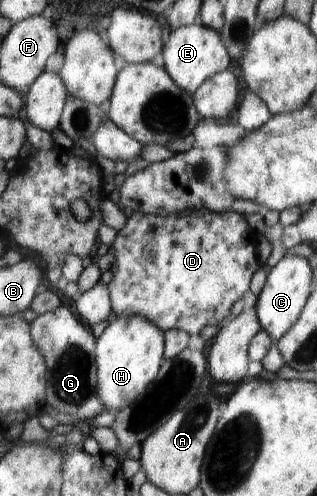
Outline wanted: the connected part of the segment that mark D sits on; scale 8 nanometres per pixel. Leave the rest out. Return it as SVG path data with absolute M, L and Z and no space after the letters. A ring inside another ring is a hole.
M193 209L184 215L145 215L130 213L126 228L116 235L113 279L109 284L113 309L118 317L140 315L162 332L182 331L198 334L206 326L219 328L230 308L248 290L252 276L260 268L257 246L260 233L250 227L246 215L237 212L215 213Z

